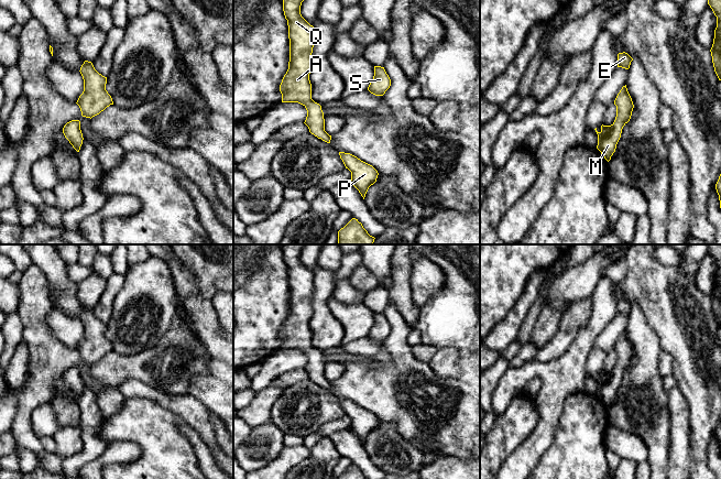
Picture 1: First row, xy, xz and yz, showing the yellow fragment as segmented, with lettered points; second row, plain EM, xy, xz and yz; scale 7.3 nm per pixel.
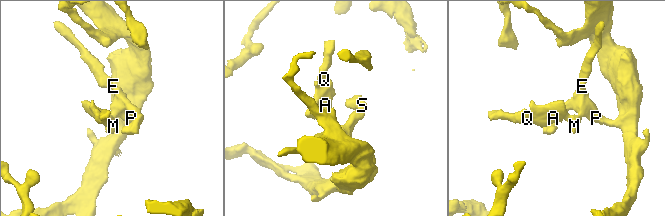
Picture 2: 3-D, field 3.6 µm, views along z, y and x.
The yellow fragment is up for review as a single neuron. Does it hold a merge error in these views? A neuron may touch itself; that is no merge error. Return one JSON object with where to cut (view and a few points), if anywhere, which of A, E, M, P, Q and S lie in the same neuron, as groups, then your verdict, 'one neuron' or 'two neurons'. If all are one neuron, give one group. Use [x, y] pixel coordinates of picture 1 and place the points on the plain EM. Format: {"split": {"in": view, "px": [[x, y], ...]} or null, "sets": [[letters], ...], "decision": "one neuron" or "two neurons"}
{"split": null, "sets": [["A", "E", "M", "P", "Q", "S"]], "decision": "one neuron"}

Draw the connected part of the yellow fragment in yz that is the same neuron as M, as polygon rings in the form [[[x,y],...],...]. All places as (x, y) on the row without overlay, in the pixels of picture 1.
[[[626,331],[622,334],[620,339],[618,340],[614,351],[616,352],[616,363],[614,369],[611,372],[601,372],[601,378],[598,379],[597,374],[594,375],[598,381],[598,392],[597,395],[601,399],[601,401],[604,403],[604,405],[609,409],[611,406],[611,403],[615,399],[616,391],[621,384],[622,375],[623,373],[630,368],[632,358],[634,355],[632,345],[627,338]]]

